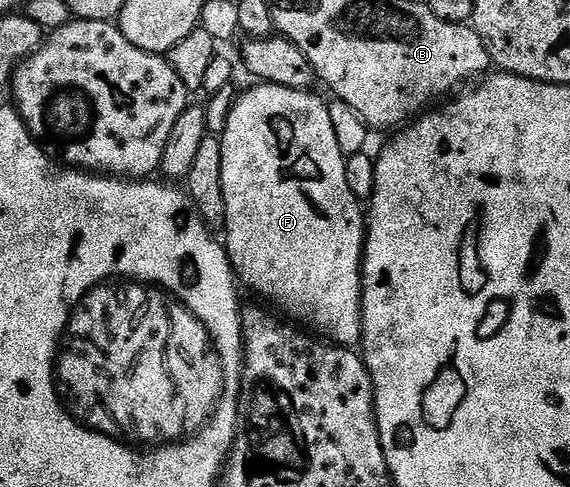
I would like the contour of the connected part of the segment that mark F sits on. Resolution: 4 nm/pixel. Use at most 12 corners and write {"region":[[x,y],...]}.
{"region":[[254,84],[222,140],[245,289],[362,341],[367,215],[329,105]]}

